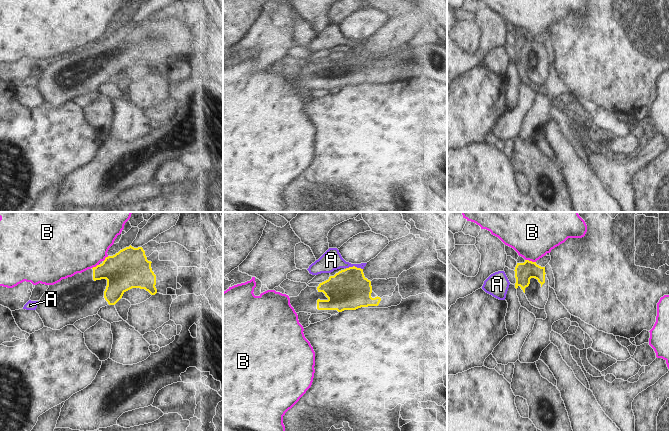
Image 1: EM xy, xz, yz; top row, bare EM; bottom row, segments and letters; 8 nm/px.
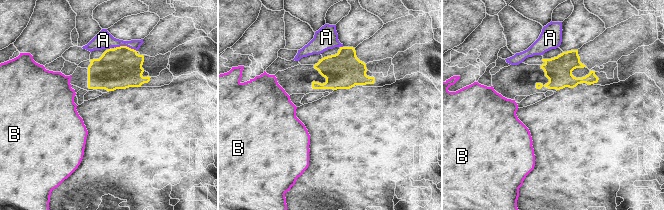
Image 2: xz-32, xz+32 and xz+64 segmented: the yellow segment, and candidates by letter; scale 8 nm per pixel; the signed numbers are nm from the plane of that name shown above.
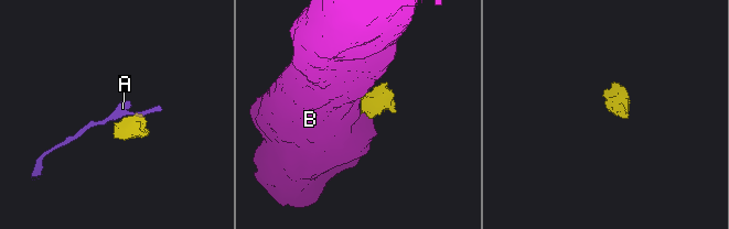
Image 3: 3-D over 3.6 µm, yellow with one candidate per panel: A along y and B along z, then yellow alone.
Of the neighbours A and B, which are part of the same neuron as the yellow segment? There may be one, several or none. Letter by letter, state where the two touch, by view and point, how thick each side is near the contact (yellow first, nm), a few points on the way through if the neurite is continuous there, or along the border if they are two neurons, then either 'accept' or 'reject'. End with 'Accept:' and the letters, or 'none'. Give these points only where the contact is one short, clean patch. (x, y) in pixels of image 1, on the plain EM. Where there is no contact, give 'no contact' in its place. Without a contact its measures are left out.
A: xz (353, 42) | 320/170 nm | along xz (362, 44), (349, 42), (345, 45) | reject
B: yz (530, 37) | 150/280 nm | along yz (525, 35), (535, 38) | reject
Accept: none

